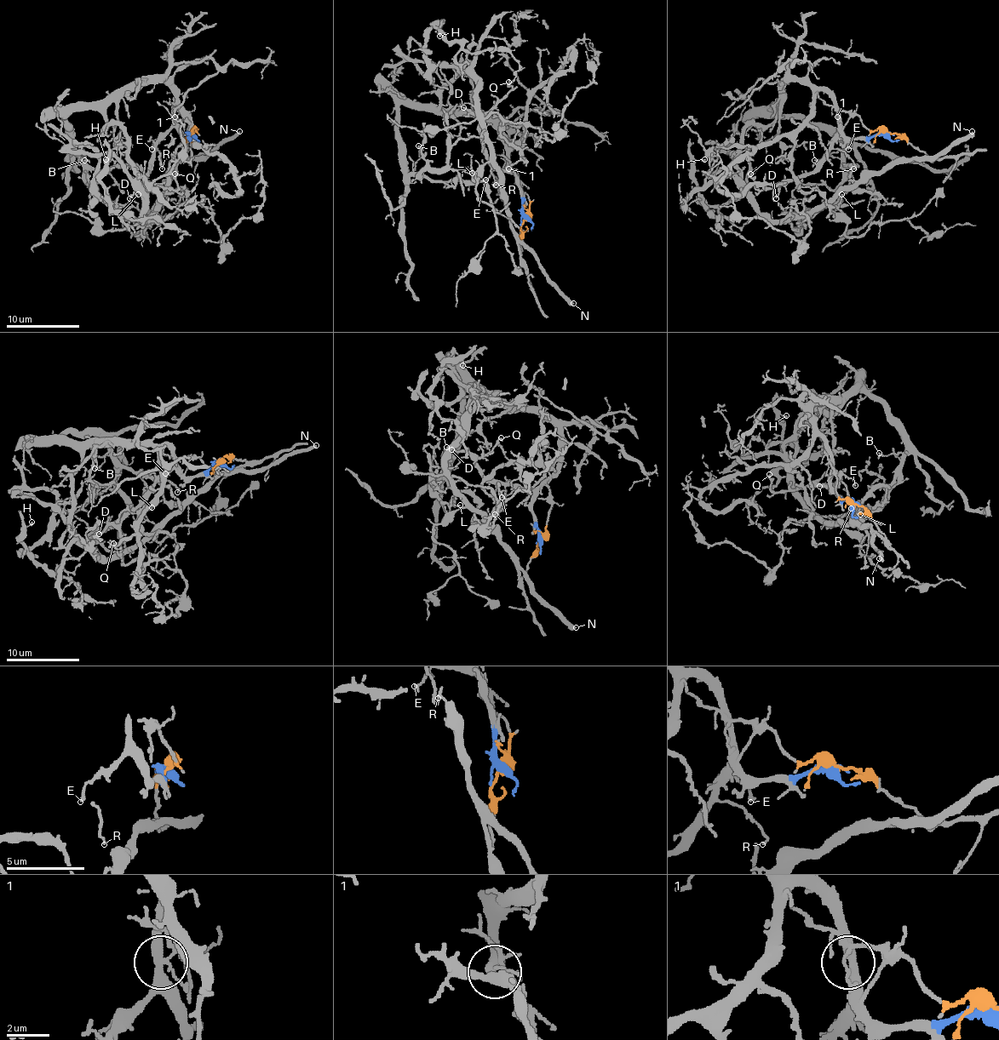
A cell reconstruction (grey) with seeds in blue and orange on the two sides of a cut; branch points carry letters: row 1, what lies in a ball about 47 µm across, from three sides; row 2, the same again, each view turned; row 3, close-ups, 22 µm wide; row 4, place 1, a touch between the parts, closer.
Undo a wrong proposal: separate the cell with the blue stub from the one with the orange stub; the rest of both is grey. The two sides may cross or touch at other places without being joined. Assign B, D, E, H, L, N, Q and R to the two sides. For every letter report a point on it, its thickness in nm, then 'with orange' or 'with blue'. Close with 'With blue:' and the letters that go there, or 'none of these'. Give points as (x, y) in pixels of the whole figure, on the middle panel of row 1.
B: (418, 145) | 190 nm | with blue
D: (463, 107) | 190 nm | with blue
E: (485, 180) | 190 nm | with blue
H: (439, 36) | 150 nm | with blue
L: (472, 173) | 130 nm | with orange
N: (573, 303) | 380 nm | with orange
Q: (508, 82) | 160 nm | with blue
R: (496, 185) | 130 nm | with blue
With blue: B, D, E, H, Q, R

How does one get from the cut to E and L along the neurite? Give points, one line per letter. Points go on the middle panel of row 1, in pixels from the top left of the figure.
E: (525, 218), (519, 180), (508, 170), (494, 170), (485, 180)
L: (525, 220), (519, 256), (502, 178), (488, 162), (475, 174), (470, 168), (465, 173), (472, 173)

